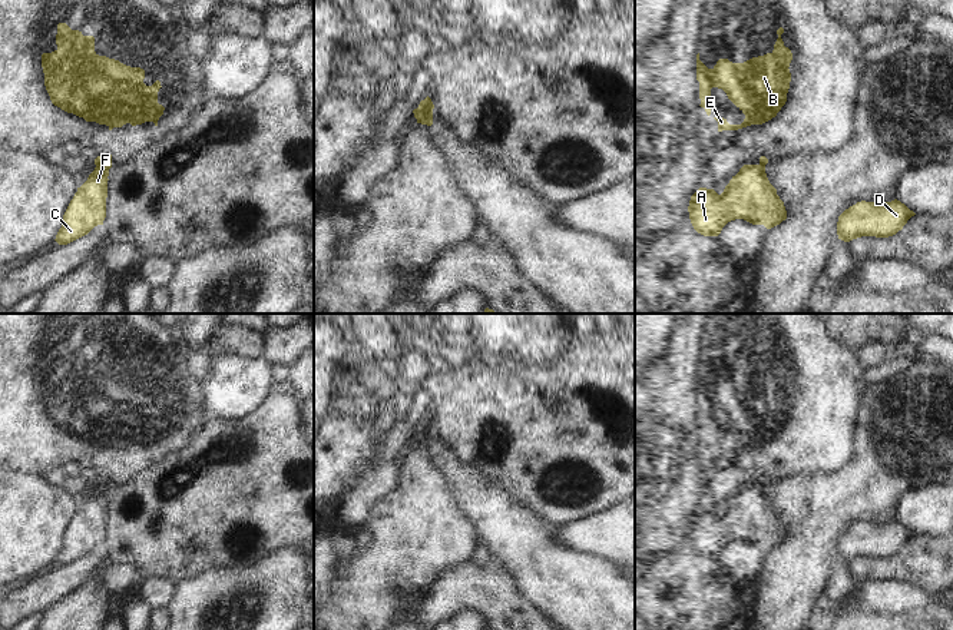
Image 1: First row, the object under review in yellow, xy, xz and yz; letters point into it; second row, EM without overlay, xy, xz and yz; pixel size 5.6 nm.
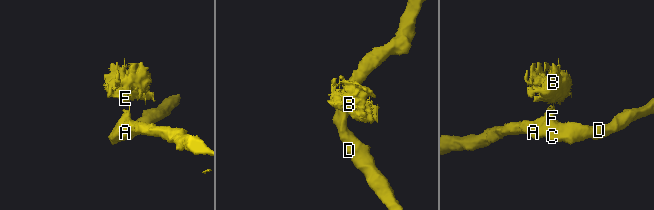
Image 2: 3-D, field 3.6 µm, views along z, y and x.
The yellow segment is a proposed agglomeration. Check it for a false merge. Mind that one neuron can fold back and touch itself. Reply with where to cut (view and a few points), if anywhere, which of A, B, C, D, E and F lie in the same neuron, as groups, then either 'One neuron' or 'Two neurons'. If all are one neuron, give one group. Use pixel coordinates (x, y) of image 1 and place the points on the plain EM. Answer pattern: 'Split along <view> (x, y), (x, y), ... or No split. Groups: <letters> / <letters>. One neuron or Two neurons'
Split along xy (96, 484), (108, 490). Groups: A C D F / B E. Two neurons

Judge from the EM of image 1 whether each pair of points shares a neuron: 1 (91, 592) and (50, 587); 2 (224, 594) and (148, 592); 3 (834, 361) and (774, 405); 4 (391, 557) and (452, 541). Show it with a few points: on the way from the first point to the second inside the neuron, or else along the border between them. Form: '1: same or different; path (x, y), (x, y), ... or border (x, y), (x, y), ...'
1: different; border (101, 570), (96, 570), (79, 586), (45, 609)
2: different; border (175, 584), (172, 600), (165, 607)
3: same; path (820, 375), (806, 390), (788, 391)
4: same; path (406, 551), (416, 541), (437, 541)

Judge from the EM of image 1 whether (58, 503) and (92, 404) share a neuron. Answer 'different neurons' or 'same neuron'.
different neurons

